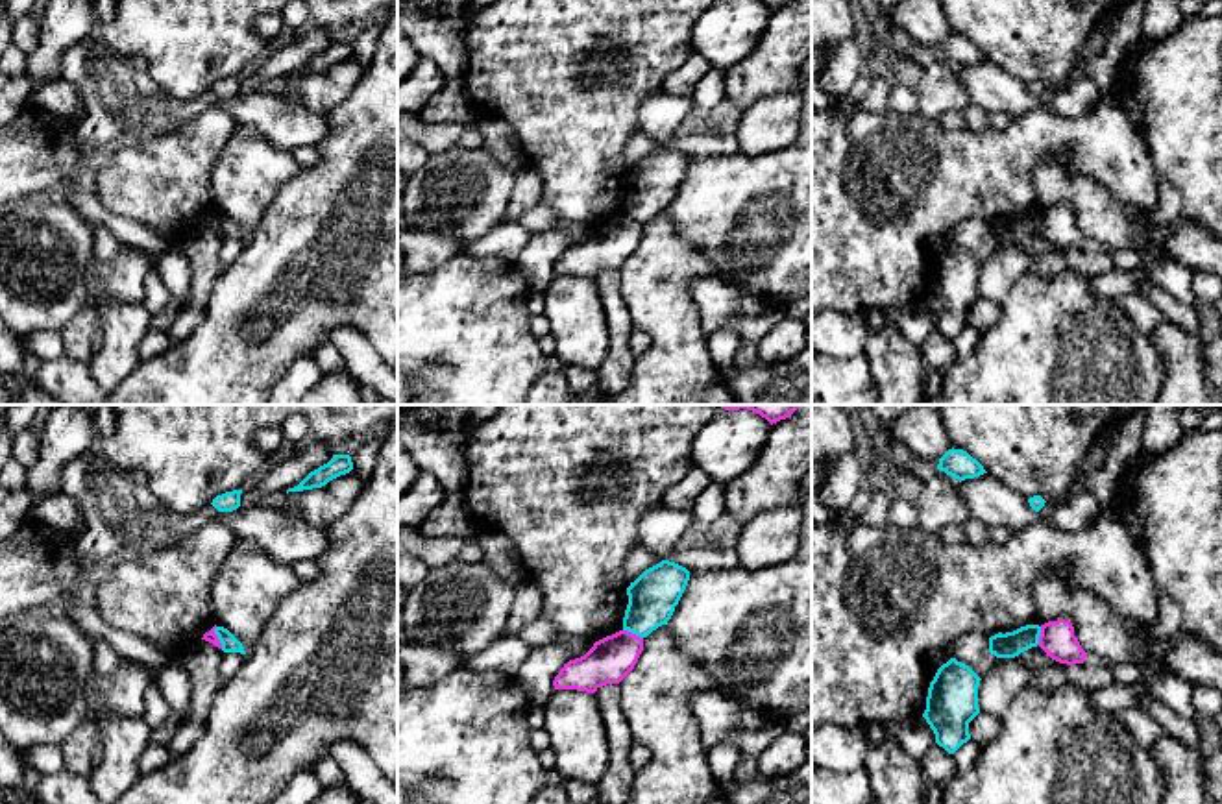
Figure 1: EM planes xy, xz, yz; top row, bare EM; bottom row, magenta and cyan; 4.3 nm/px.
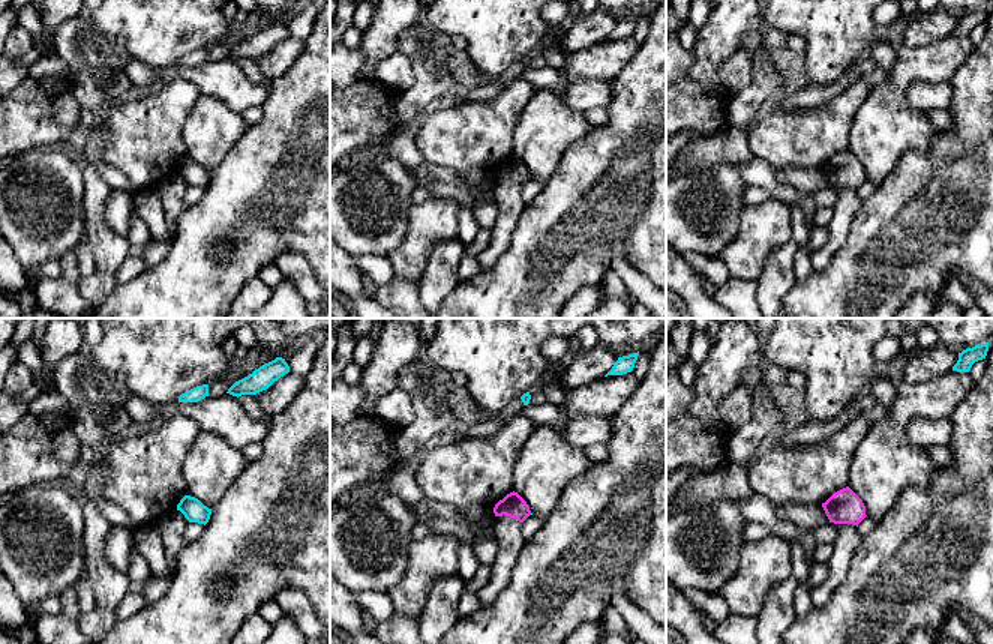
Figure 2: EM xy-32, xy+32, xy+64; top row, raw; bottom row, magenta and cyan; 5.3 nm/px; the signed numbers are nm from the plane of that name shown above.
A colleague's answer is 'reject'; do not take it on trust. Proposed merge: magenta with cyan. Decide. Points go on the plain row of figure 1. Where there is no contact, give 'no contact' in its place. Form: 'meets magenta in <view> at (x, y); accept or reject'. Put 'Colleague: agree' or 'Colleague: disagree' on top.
Colleague: agree
meets magenta in xy at (217, 224); reject

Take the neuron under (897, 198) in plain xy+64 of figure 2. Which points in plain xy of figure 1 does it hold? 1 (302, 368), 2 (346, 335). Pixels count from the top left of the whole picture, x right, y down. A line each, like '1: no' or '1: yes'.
1: no
2: no

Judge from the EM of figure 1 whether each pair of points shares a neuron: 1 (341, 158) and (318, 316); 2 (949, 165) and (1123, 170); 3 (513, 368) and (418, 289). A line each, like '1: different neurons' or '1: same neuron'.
1: same neuron
2: same neuron
3: same neuron

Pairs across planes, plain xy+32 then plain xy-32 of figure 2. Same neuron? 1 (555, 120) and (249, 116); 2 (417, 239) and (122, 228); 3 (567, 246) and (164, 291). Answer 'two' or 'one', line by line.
1: two
2: one
3: one

